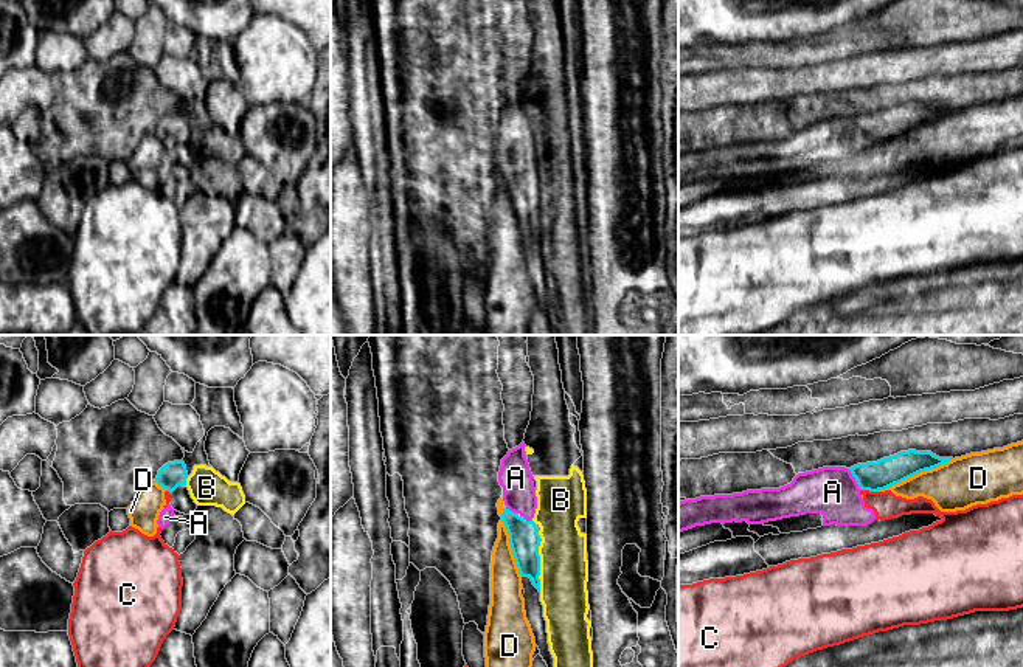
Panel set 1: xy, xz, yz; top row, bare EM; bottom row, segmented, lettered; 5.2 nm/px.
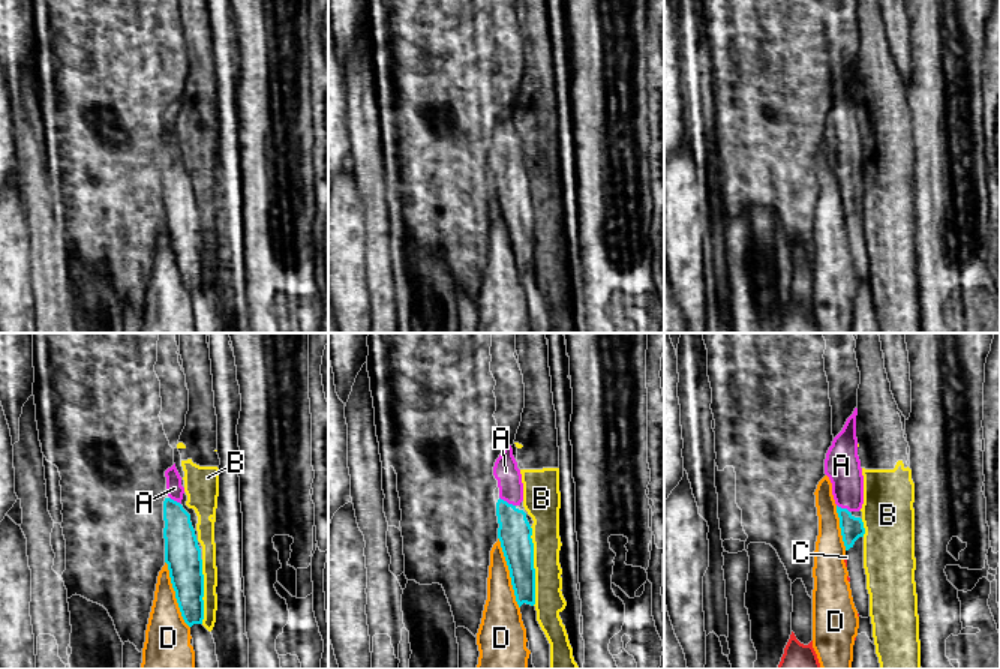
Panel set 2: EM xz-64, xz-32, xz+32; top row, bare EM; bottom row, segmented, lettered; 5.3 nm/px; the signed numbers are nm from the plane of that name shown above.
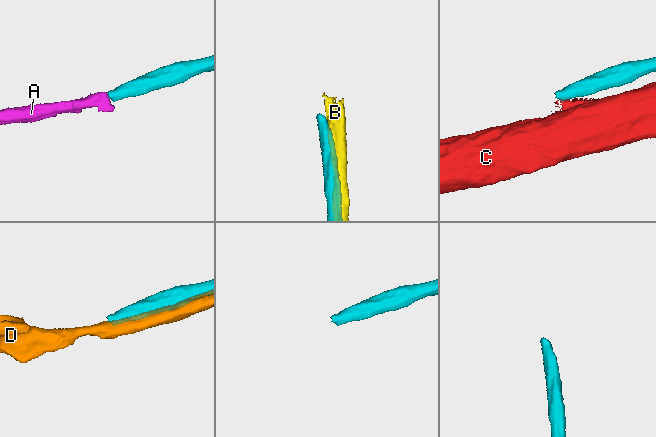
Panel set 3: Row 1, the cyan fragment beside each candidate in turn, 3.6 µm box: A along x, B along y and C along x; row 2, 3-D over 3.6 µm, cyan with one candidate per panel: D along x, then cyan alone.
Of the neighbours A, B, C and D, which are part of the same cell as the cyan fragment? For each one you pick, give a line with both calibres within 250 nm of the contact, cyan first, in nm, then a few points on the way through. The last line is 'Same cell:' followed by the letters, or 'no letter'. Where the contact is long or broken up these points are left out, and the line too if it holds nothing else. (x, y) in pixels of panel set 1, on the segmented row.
A: 150 nm thick on the cyan side, 260 nm on the other; runs through yz (873, 476), (856, 480), (832, 492)
Same cell: A

